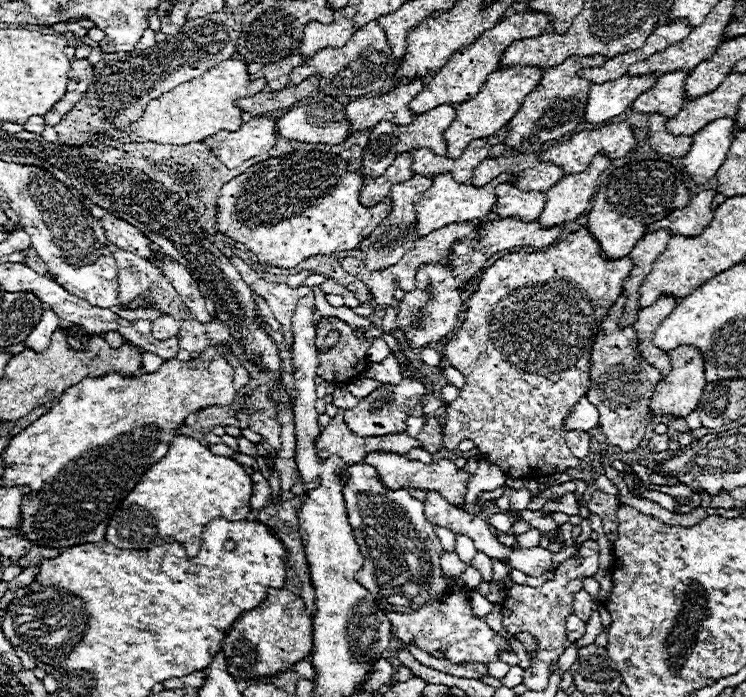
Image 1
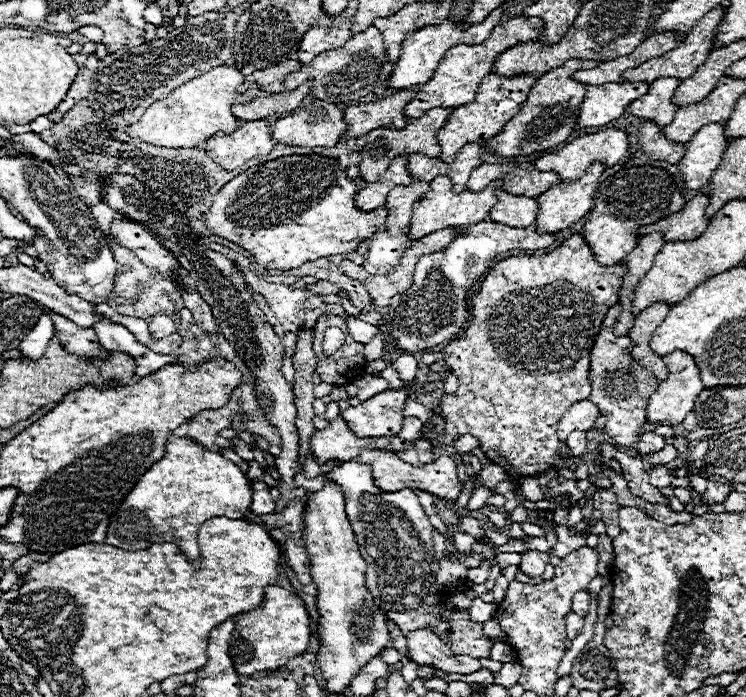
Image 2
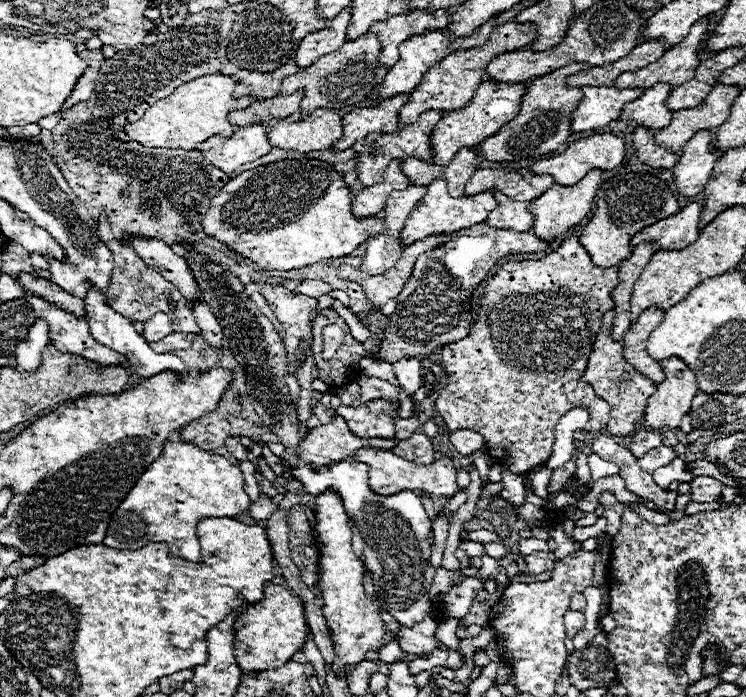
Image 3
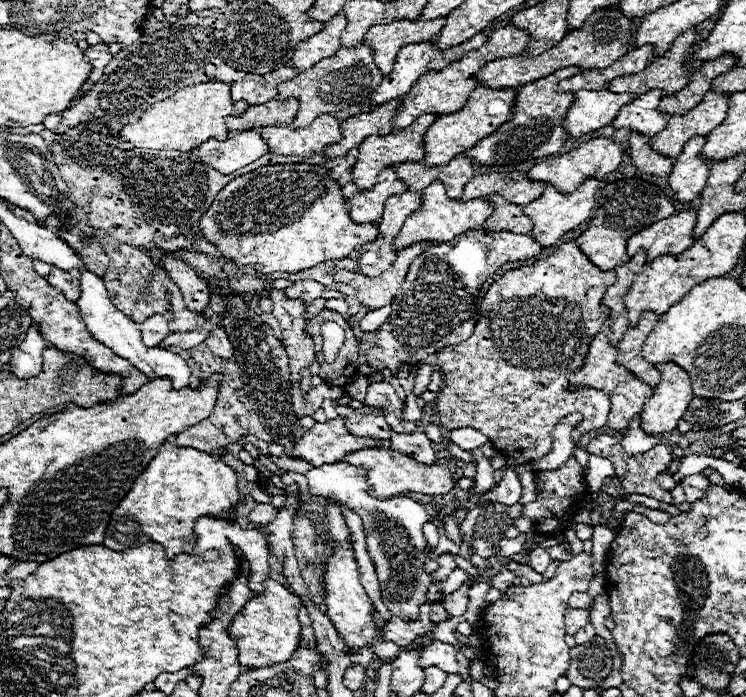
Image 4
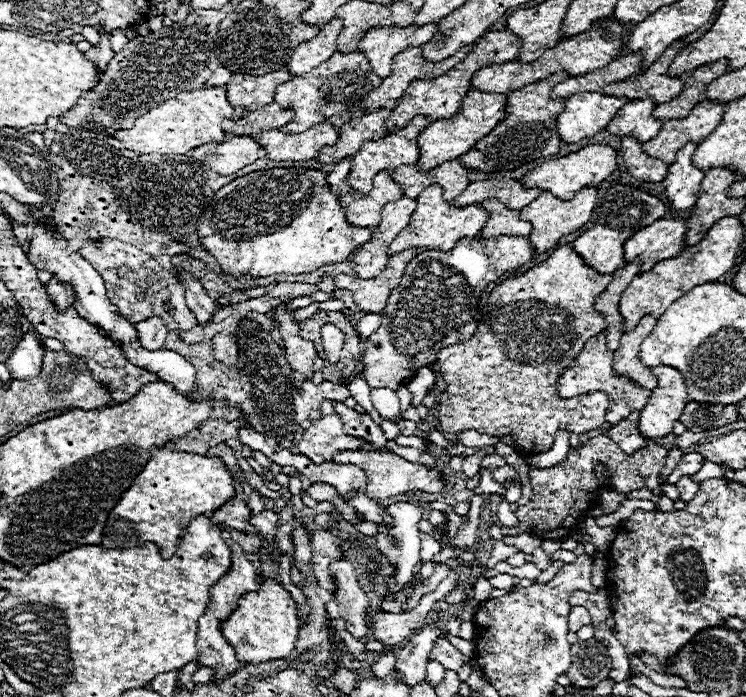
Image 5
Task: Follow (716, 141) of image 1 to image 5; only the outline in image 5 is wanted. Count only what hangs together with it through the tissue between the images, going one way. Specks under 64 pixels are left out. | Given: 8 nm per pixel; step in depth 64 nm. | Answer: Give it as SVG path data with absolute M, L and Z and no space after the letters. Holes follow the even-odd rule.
M688 142L688 146L680 148L674 164L670 164L666 178L662 180L666 192L666 204L674 212L686 212L698 200L700 182L704 178L704 170L696 170L692 166L692 154L698 142Z

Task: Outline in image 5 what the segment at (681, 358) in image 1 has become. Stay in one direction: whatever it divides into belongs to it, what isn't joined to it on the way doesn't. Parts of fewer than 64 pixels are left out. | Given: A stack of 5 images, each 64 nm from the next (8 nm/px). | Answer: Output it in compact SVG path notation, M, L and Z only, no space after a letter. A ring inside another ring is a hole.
M656 366L652 374L658 378L656 390L650 394L648 404L640 410L640 434L646 440L664 438L672 432L674 422L680 418L684 406L688 404L688 392L684 378L676 368Z

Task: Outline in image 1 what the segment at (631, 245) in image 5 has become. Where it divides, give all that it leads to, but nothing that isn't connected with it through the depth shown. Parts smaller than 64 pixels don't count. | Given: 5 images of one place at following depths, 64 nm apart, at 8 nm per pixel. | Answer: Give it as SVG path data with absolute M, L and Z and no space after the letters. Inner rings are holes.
M704 190L696 196L692 196L688 206L684 206L680 210L674 210L668 218L664 218L660 222L650 224L648 232L668 228L672 236L676 236L676 234L680 234L680 236L698 236L698 234L702 234L706 230L706 226L710 224L712 216L714 216L714 212L710 208L712 198L714 198L714 190Z

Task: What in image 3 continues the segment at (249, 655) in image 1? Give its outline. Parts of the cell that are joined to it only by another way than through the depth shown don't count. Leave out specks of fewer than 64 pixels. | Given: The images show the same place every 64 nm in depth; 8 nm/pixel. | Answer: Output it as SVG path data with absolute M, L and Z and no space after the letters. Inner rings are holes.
M266 582L264 598L252 606L246 606L234 622L234 646L236 660L244 672L270 670L288 662L306 640L304 604L288 588Z

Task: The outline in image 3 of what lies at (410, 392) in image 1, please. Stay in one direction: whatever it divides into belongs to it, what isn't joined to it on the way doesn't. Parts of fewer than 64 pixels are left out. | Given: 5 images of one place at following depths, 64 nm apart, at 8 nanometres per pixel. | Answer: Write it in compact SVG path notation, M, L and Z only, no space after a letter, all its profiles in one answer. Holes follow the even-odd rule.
M372 400L366 404L360 404L358 408L352 406L338 406L336 414L342 416L352 430L352 434L360 434L360 438L394 438L394 416L396 416L398 404L390 404L386 400Z

